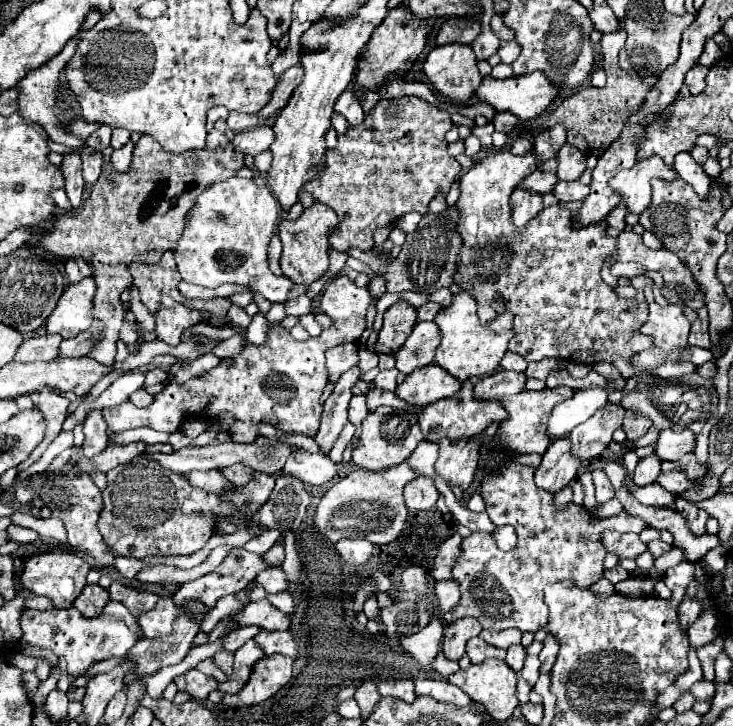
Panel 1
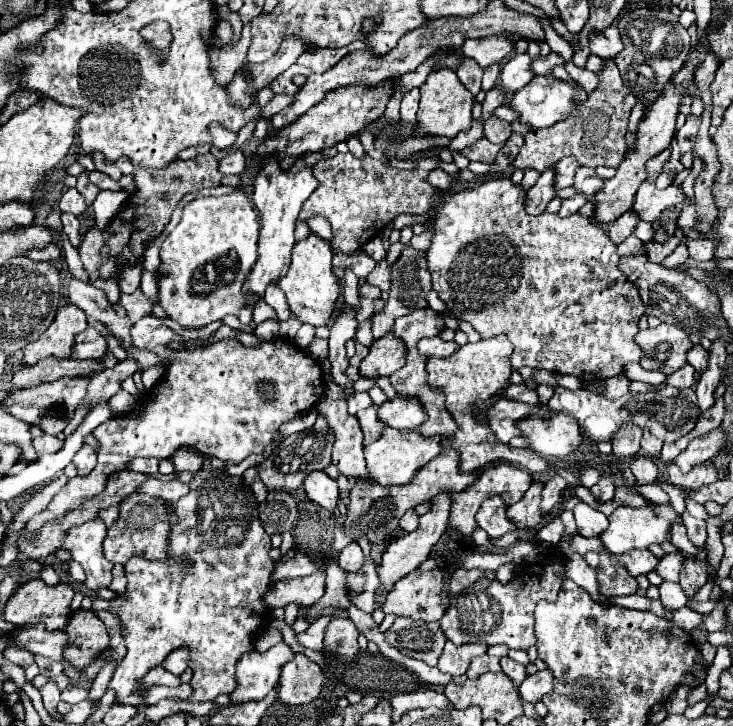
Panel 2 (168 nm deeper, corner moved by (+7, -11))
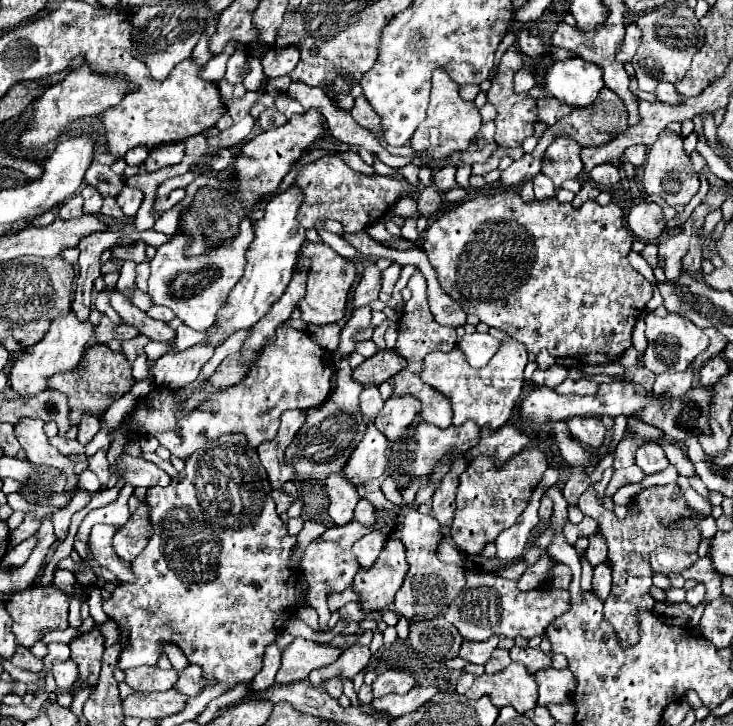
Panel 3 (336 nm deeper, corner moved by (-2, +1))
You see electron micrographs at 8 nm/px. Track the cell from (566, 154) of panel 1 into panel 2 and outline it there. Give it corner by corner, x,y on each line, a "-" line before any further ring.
579,168
577,174
575,174
573,188
577,190
577,194
593,198
595,192
599,192
603,188
603,180
595,174
595,170
591,170
591,168

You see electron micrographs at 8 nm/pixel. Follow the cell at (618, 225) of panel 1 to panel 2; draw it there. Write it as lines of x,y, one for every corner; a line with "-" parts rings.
629,210
621,218
617,218
613,224
609,224
607,226
607,234
613,240
613,244
621,244
627,236
631,236
633,230
635,230
635,226
637,226
637,222
639,222
637,212

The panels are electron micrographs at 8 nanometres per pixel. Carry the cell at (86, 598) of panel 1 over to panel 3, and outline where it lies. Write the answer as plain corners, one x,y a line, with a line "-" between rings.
94,626
90,632
78,634
70,642
70,648
72,648
72,660
80,670
80,678
76,686
82,688
96,684
102,666
102,654
104,654
104,636
100,634
100,628

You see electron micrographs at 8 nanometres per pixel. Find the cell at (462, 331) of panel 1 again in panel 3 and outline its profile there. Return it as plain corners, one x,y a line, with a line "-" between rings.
514,338
504,340
496,356
480,370
470,368
462,352
456,352
456,348
452,352
430,352
424,358
422,380
452,400
452,424
464,424
466,420
474,420
478,426
498,430
510,420
512,408
520,400
524,384
524,366
528,364
526,358
526,348
522,348
522,344
518,344

